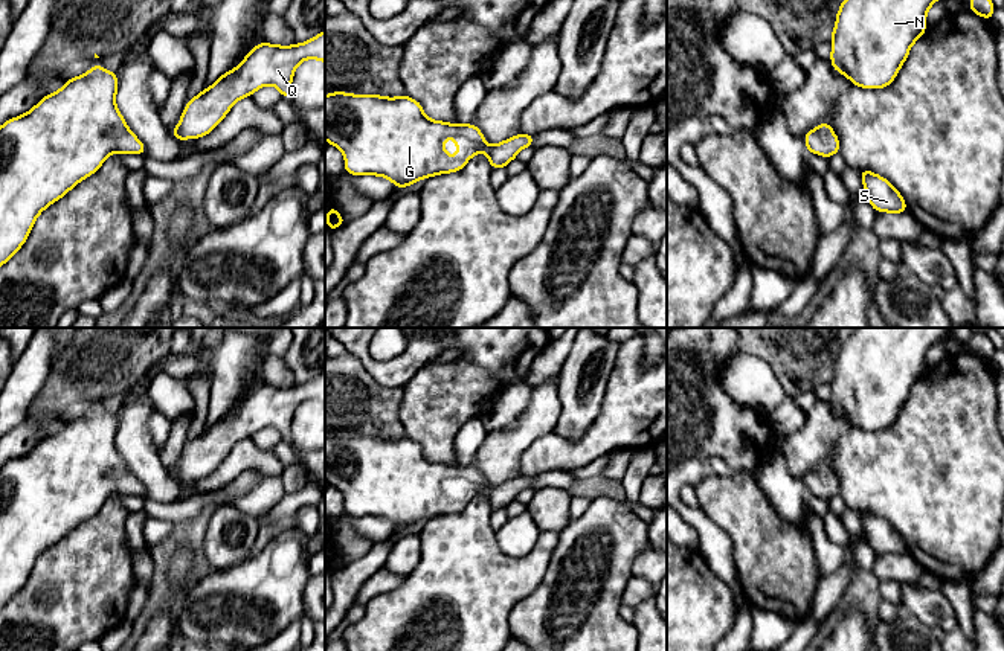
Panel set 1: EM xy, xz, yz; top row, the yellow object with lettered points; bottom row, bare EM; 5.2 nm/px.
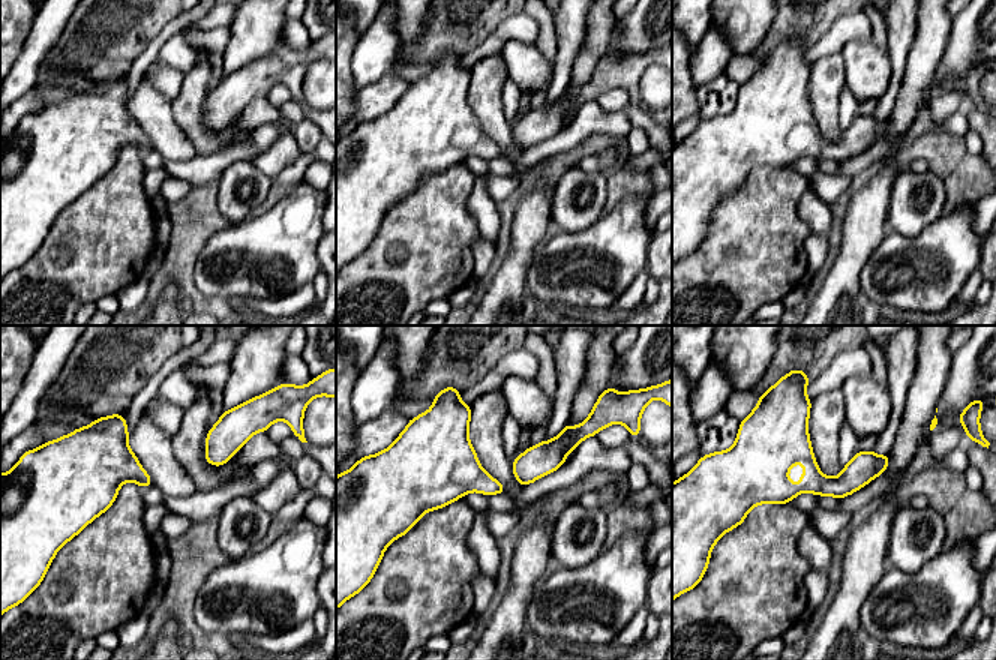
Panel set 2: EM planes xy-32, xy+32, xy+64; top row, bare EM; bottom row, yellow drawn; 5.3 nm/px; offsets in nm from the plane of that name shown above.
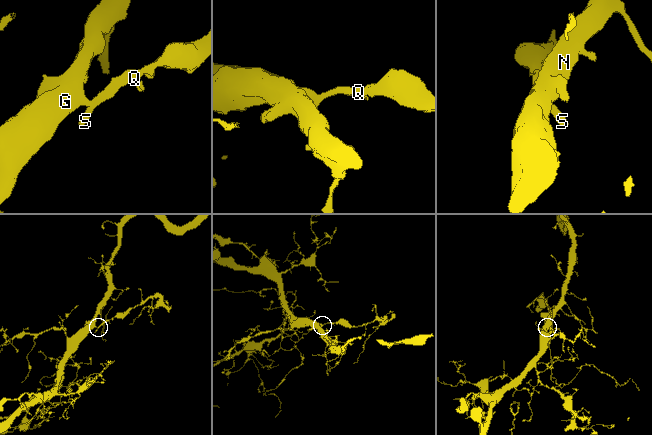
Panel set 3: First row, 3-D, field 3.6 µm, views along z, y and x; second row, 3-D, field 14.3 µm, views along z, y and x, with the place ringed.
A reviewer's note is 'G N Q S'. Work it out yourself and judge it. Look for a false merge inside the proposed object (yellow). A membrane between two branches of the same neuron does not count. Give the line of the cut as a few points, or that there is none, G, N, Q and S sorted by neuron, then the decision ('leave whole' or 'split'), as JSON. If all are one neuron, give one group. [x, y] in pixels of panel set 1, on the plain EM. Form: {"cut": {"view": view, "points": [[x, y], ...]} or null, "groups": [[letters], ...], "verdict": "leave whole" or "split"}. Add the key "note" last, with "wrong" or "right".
{"cut": {"view": "xy", "points": [[128, 473], [128, 481], [124, 487], [131, 488], [138, 494]]}, "groups": [["G", "N"], ["Q", "S"]], "verdict": "split", "note": "wrong"}

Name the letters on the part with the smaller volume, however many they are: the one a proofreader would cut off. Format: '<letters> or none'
Q, S

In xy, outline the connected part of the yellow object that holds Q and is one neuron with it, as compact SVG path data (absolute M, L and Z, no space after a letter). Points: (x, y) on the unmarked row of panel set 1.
M325 372L311 381L278 387L259 384L232 413L186 444L175 471L169 474L182 483L209 476L241 439L252 438L261 428L275 427L284 441L291 439L291 419L304 401L325 404Z

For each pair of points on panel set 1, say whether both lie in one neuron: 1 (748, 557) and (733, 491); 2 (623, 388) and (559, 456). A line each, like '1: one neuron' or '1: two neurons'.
1: one neuron
2: one neuron

